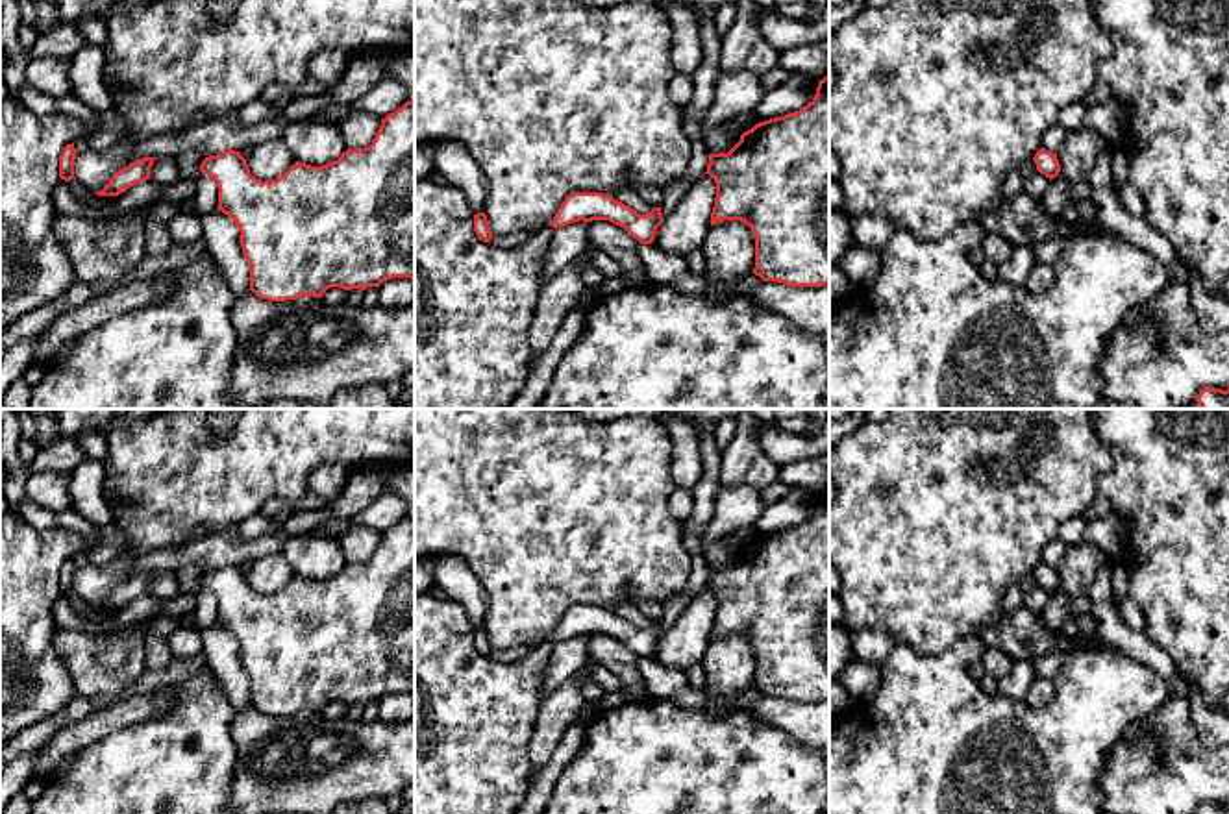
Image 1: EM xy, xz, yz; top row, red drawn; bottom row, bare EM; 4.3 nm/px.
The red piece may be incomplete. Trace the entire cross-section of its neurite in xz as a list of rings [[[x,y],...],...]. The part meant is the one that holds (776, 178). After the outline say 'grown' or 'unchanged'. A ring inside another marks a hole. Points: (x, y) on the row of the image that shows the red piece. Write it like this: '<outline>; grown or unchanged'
[[[829,76],[796,113],[755,124],[727,154],[709,154],[716,183],[711,226],[744,222],[755,239],[753,274],[787,287],[829,283]]]; unchanged

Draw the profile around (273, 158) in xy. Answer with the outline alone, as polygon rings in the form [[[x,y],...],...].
[[[281,137],[257,144],[246,159],[250,174],[261,181],[283,176],[294,163],[294,155]]]

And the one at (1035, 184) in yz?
[[[1037,170],[1024,178],[1024,192],[1027,192],[1033,200],[1040,200],[1049,181],[1049,178]]]

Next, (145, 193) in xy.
[[[59,179],[52,198],[57,215],[81,216],[91,222],[98,222],[104,218],[118,218],[130,211],[135,211],[143,205],[152,205],[155,202],[183,204],[187,200],[194,200],[194,194],[196,181],[192,179],[185,179],[176,185],[161,185],[146,179],[118,194],[107,207],[98,209],[80,200],[68,187],[68,181]]]

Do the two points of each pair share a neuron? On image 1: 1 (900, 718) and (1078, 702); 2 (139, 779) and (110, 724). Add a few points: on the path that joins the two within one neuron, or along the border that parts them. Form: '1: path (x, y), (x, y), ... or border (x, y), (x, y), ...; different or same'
1: path (944, 722), (1033, 722); same
2: border (154, 715), (117, 727), (76, 753); different

